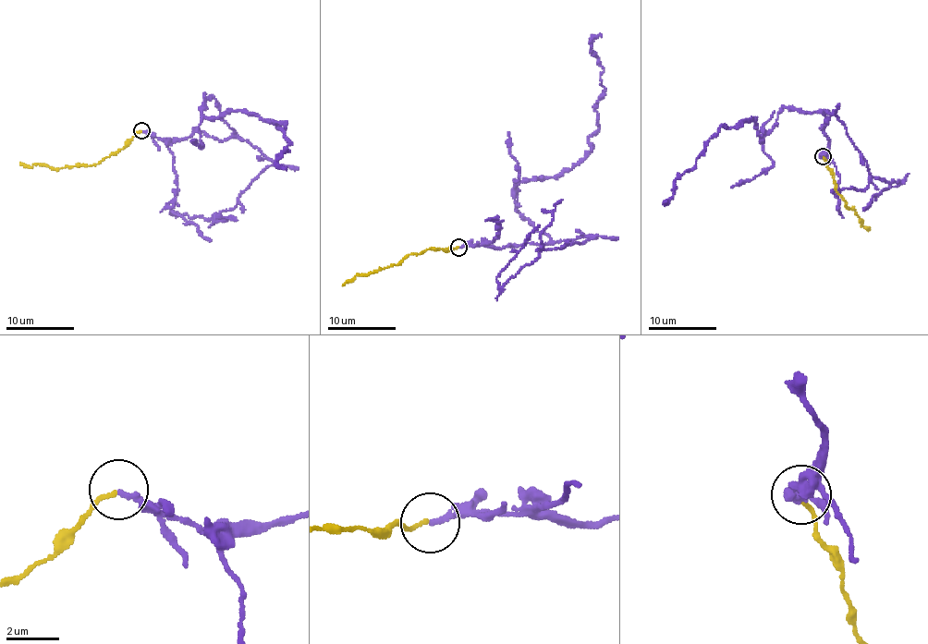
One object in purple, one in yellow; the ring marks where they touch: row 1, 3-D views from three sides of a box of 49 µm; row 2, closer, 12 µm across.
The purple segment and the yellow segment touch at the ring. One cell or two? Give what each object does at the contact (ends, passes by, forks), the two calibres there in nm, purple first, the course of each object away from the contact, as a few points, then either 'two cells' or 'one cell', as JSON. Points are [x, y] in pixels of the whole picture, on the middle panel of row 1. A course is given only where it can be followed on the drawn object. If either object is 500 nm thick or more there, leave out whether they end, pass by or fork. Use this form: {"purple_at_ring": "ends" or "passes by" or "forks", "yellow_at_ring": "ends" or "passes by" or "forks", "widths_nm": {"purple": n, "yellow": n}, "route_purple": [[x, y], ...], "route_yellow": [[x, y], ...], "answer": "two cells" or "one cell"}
{"purple_at_ring": "ends", "yellow_at_ring": "ends", "widths_nm": {"purple": 200, "yellow": 140}, "route_purple": [[458, 248], [550, 240], [523, 218], [515, 186], [559, 176], [590, 149], [604, 88], [592, 42], [601, 36]], "route_yellow": [[458, 248], [431, 248], [405, 256], [396, 265], [357, 275], [342, 285]], "answer": "two cells"}

